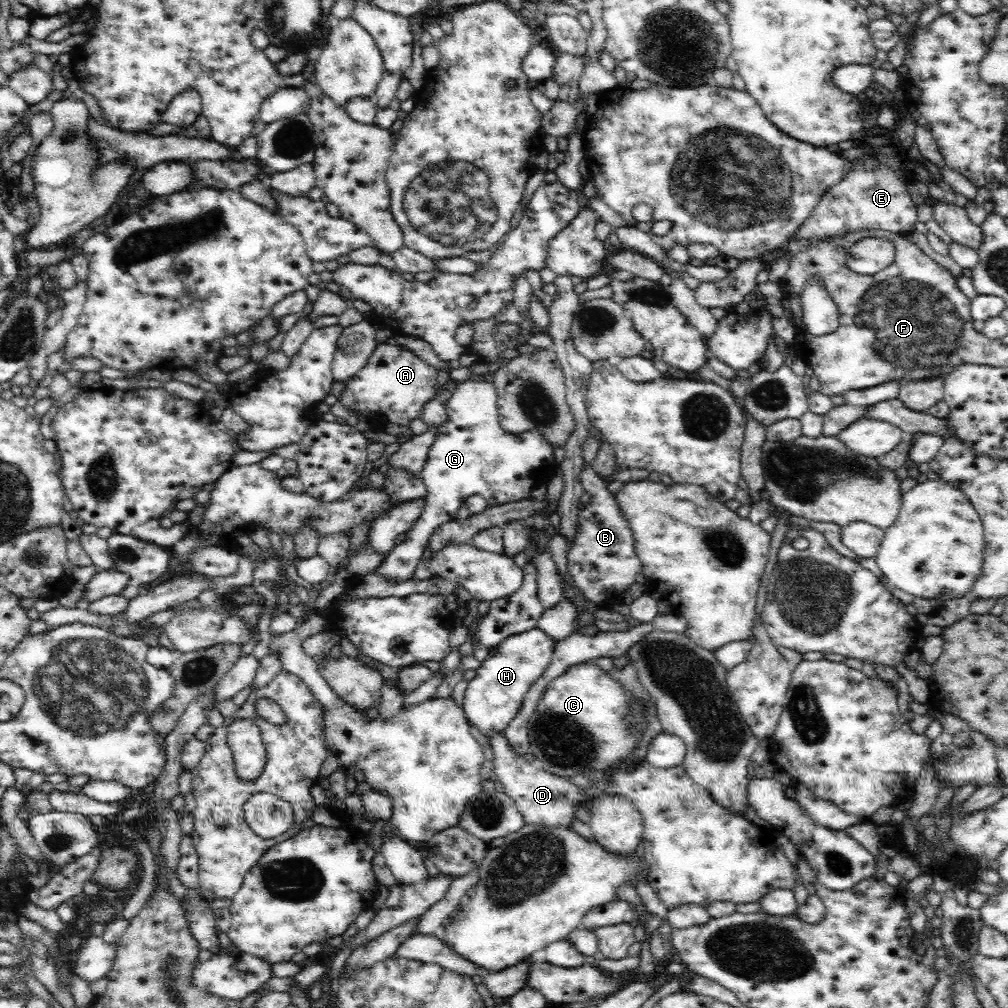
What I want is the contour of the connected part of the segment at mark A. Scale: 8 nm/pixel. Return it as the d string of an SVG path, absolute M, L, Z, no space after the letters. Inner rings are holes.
M378 342L367 361L343 382L344 388L337 401L356 417L374 418L368 420L370 425L393 424L409 428L413 420L421 419L424 408L441 390L436 373L436 367L426 363L410 348Z

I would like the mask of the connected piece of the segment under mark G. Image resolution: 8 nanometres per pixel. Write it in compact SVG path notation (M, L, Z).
M476 377L458 383L445 410L448 412L449 422L435 429L436 440L432 444L426 464L420 472L424 479L424 485L428 489L421 513L418 518L415 518L405 540L384 558L382 566L375 569L374 572L379 575L405 579L413 577L415 573L419 572L418 564L422 562L430 535L441 524L459 519L460 502L467 496L480 494L488 501L490 507L526 500L530 498L530 492L536 486L545 484L550 479L558 466L554 460L554 448L540 434L537 432L512 434L500 426L494 383Z

